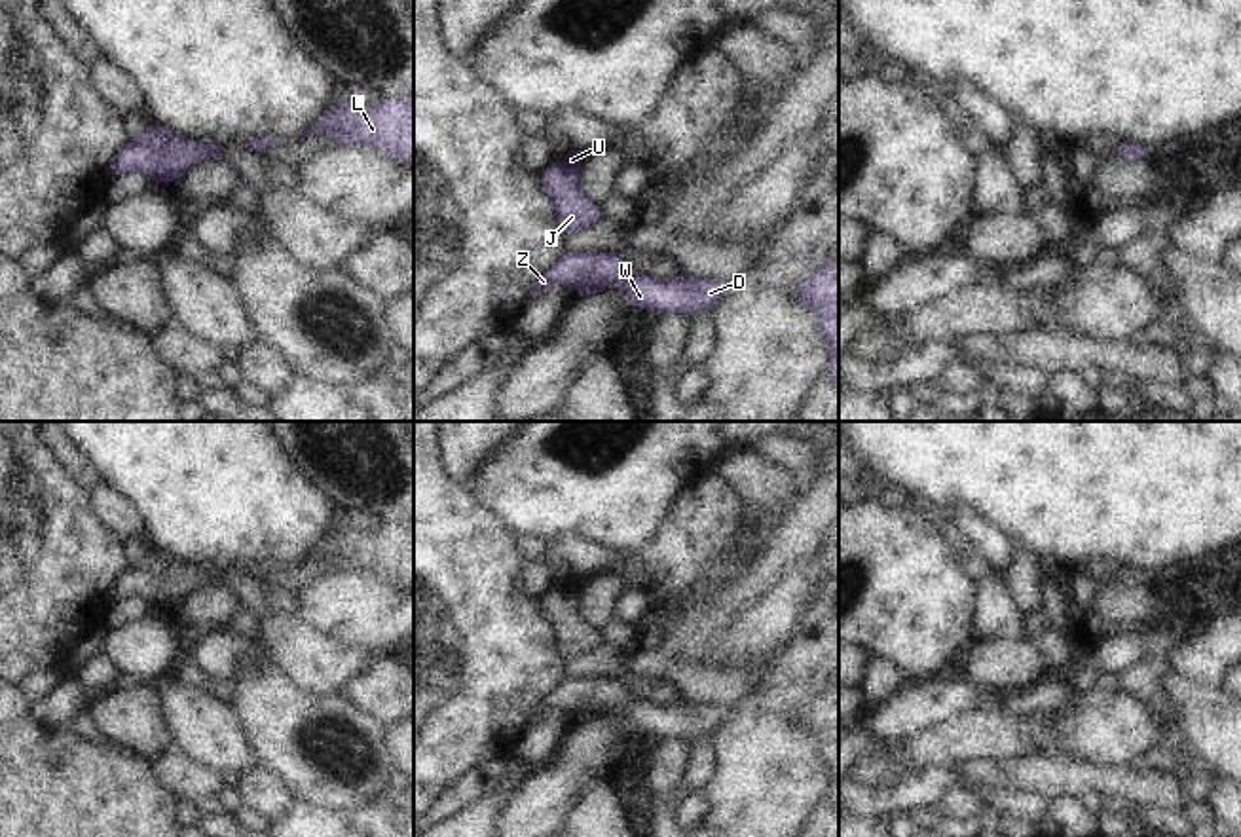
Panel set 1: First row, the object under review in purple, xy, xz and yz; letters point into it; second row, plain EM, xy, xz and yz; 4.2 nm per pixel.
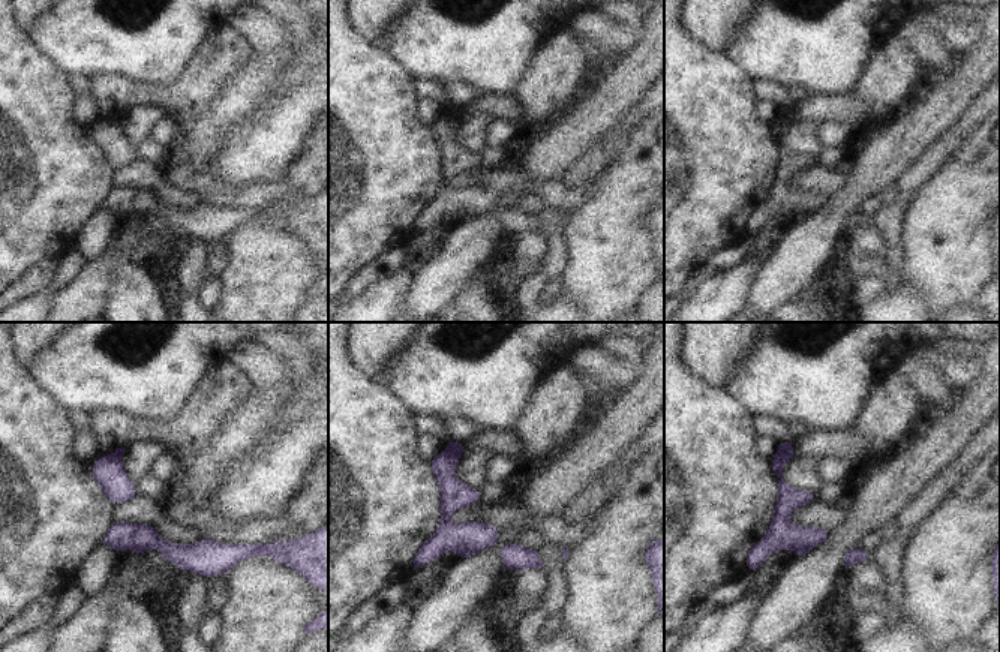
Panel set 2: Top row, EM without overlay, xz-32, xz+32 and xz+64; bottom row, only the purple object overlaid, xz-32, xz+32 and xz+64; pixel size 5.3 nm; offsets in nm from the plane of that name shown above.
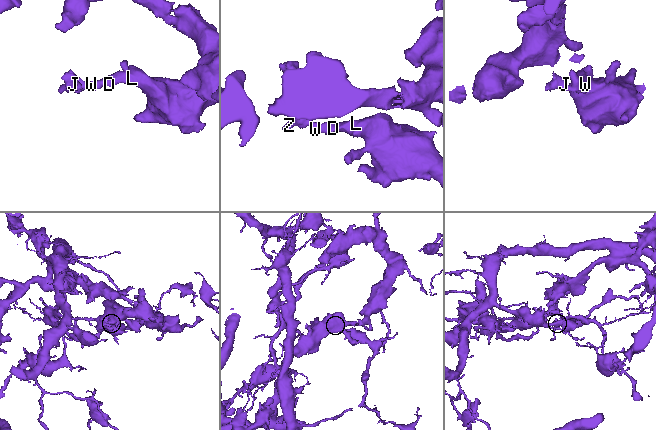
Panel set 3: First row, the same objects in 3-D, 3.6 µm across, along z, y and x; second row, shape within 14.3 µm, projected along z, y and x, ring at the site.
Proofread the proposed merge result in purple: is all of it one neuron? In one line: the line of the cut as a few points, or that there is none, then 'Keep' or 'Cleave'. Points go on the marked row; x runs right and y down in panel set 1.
No split. Keep.

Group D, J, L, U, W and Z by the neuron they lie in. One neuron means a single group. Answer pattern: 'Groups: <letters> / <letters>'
Groups: D J L U W Z

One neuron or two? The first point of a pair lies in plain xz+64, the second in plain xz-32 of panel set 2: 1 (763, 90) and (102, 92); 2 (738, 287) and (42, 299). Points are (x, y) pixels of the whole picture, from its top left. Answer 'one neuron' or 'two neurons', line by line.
1: two neurons
2: one neuron

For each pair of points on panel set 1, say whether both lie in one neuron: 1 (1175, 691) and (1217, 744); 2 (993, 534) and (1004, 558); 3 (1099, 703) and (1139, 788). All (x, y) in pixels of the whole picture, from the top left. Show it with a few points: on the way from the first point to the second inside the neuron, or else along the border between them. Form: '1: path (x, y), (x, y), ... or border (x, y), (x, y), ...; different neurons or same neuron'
1: path (1188, 705), (1215, 731); same neuron
2: path (993, 539), (1000, 553); same neuron
3: border (1084, 758), (1095, 763), (1128, 765); different neurons

